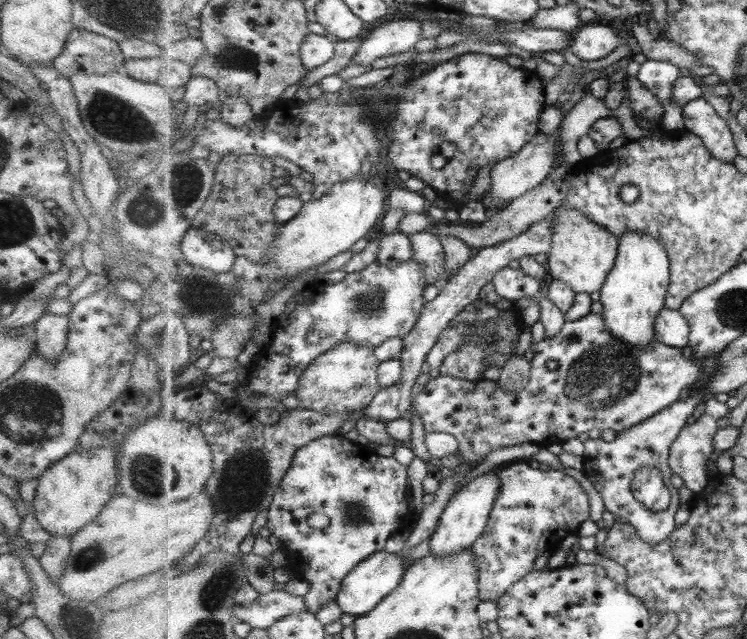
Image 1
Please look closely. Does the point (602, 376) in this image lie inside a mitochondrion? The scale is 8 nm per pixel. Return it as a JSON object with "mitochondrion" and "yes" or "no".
{"mitochondrion":"yes"}

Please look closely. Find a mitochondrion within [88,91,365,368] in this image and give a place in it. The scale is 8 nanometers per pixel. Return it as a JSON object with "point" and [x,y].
{"point":[154,203]}

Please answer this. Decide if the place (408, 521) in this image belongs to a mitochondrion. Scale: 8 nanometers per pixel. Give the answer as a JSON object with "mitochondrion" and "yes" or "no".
{"mitochondrion":"no"}

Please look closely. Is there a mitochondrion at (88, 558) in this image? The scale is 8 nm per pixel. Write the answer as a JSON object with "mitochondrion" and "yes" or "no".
{"mitochondrion":"yes"}

